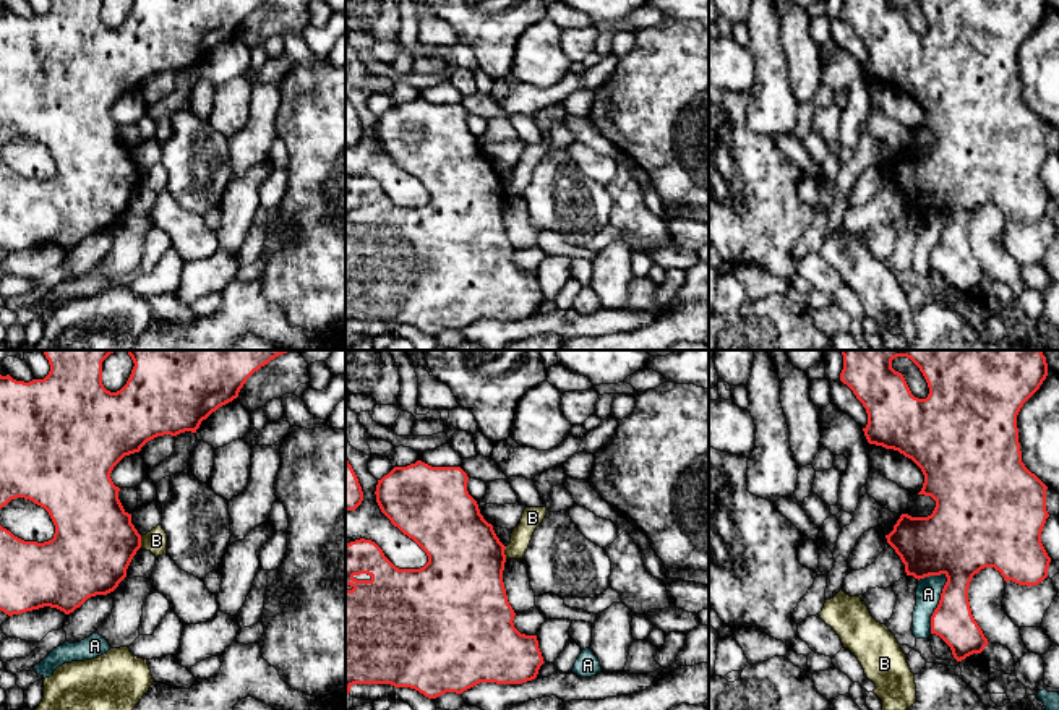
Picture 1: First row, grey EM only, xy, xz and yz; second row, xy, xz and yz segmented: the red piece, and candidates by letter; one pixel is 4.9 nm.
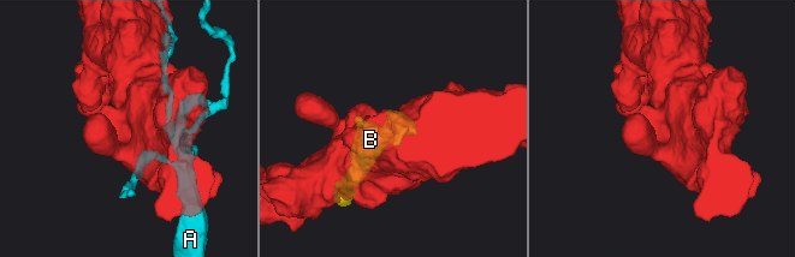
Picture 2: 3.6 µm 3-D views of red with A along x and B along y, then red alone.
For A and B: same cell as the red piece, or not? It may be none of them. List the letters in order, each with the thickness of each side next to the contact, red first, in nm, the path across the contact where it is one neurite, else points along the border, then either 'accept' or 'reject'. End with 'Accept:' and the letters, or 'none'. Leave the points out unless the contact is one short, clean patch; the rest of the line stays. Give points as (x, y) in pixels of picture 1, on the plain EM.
A: calibres 220 and 130 nm; reject
B: calibres 400 and 100 nm; border xz (506, 183), (505, 195); reject
Accept: none

